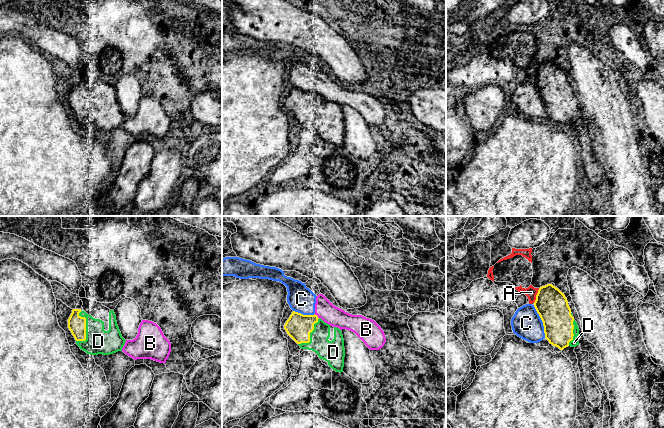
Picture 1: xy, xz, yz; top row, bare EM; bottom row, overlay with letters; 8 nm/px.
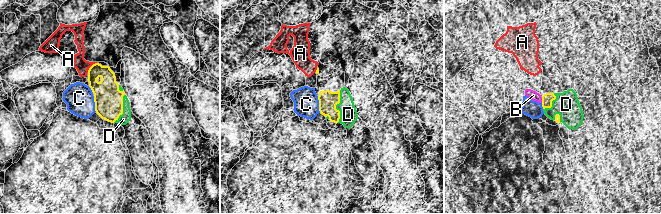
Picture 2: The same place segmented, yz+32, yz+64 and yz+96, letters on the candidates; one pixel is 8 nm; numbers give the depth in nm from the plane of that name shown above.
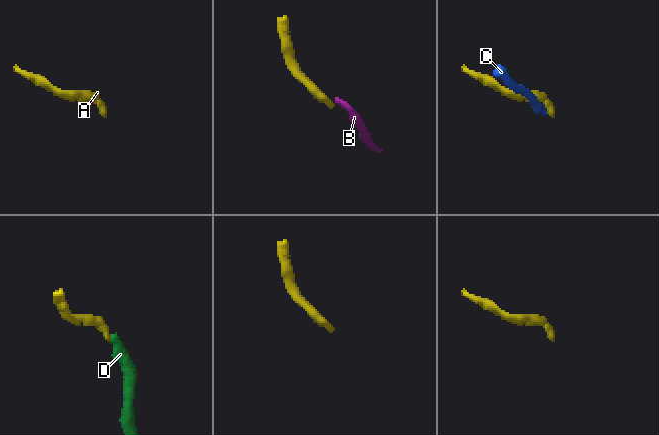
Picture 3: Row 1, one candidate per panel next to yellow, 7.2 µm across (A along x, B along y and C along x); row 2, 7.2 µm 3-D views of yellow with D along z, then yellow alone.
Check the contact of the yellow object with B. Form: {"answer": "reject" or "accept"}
{"answer": "reject"}

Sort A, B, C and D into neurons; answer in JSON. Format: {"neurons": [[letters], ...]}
{"neurons": [["A"], ["B", "C"], ["D"]]}

